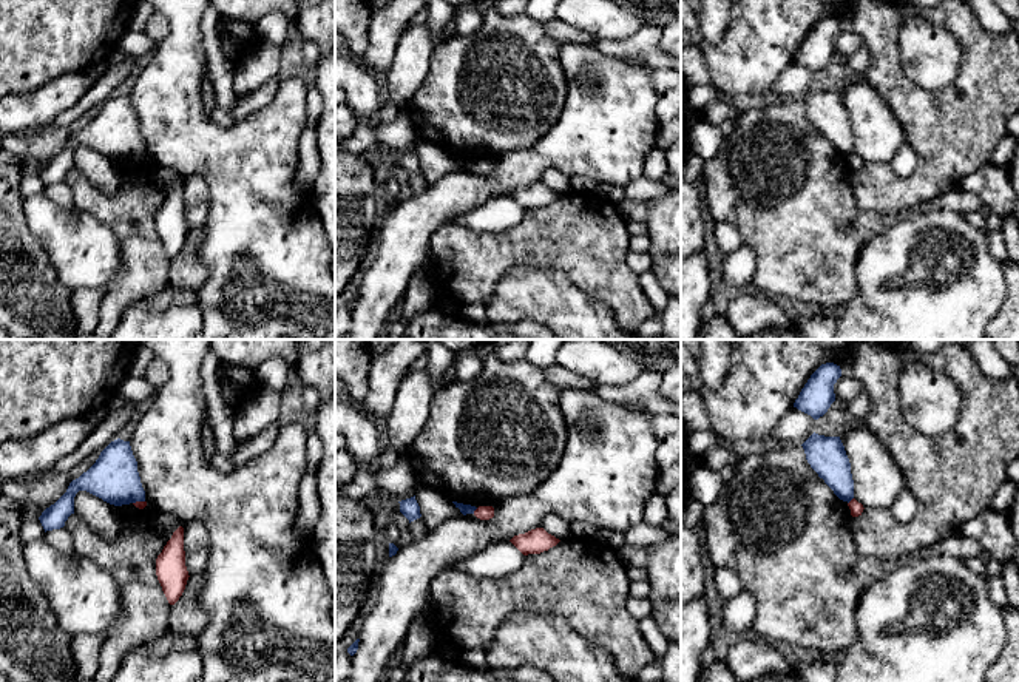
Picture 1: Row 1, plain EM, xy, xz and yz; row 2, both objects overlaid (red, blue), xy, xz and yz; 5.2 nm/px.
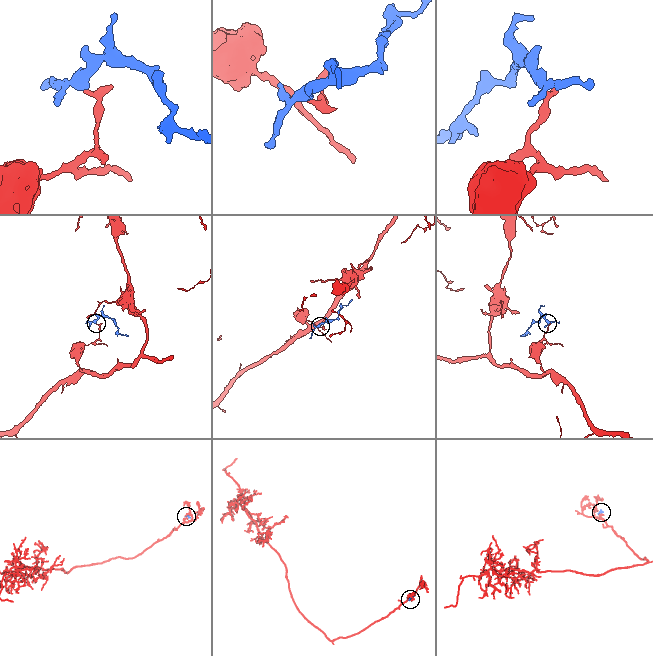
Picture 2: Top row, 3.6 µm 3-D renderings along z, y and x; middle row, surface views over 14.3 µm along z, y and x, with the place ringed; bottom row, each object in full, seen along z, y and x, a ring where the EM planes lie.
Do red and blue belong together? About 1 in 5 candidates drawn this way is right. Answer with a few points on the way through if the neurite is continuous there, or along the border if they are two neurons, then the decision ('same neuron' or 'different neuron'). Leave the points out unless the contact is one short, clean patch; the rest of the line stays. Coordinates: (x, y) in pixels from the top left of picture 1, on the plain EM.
border along xz (477, 162), (473, 167); different neuron

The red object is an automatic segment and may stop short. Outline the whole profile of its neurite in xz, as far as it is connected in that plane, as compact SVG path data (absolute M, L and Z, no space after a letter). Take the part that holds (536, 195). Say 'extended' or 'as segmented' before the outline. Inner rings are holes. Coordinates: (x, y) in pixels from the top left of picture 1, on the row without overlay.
as segmented | M543 182L531 184L525 188L514 190L510 194L523 210L540 208L556 201L560 194L548 188Z

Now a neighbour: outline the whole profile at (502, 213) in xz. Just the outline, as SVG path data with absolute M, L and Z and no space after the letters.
M502 196L459 216L454 224L477 231L503 231L517 225L523 213L511 196Z

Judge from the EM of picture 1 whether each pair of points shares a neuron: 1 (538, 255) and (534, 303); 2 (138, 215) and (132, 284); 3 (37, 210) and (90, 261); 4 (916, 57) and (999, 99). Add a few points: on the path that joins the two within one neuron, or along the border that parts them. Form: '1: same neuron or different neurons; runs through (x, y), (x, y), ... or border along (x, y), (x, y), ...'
1: different neurons; border along (501, 276), (530, 264), (570, 281)
2: same neuron; runs through (139, 232), (139, 267)
3: same neuron; runs through (51, 224), (71, 244), (71, 250), (76, 252)
4: different neurons; border along (956, 39), (958, 76), (939, 88), (922, 88)

